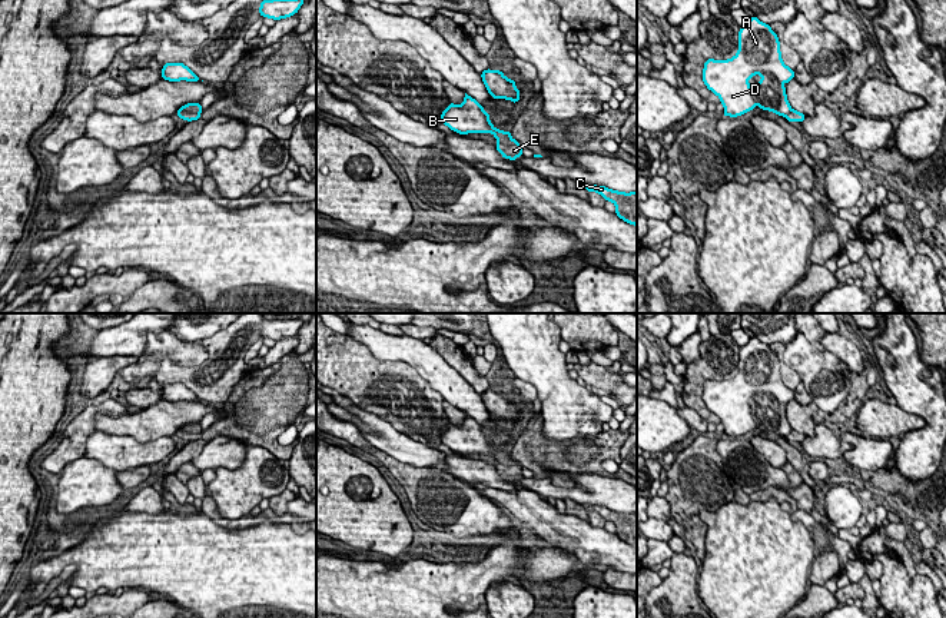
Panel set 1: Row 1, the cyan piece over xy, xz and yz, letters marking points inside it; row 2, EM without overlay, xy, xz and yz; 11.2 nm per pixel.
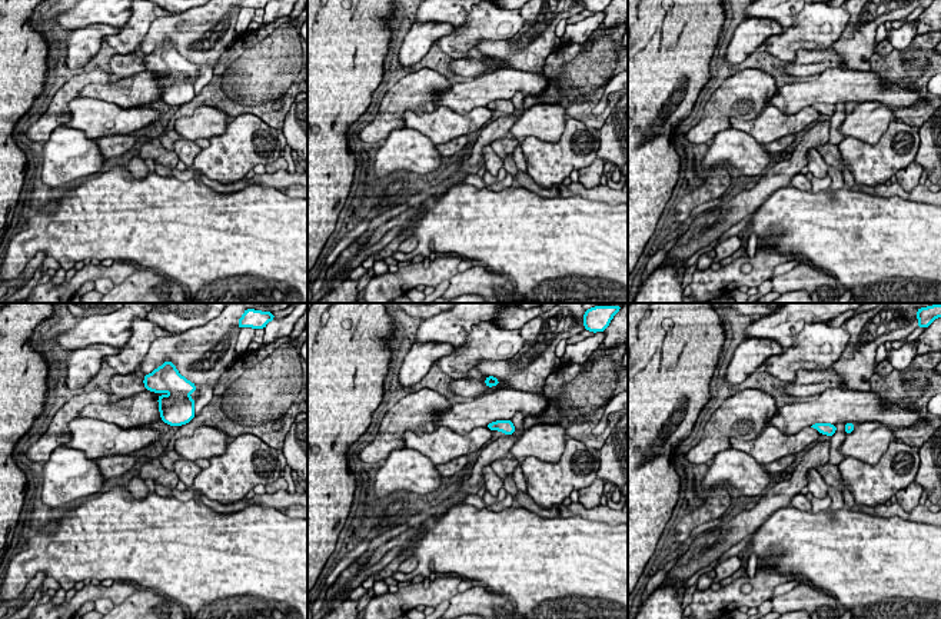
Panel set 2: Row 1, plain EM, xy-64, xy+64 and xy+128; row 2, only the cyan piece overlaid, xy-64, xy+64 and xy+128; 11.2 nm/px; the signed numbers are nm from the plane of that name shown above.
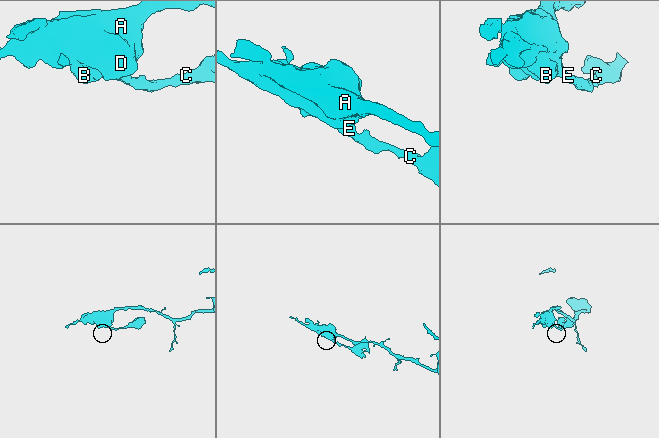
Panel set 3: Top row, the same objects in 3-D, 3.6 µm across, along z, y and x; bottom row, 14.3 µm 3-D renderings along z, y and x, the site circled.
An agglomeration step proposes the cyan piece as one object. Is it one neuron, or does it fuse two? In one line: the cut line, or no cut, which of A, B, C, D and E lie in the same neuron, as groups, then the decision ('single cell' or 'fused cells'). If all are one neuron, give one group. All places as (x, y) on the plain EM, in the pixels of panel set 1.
cut xy (179, 429), (188, 434), (199, 434); groups A B D / C E; fused cells

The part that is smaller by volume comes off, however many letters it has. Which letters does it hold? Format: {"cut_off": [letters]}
{"cut_off": ["C", "E"]}

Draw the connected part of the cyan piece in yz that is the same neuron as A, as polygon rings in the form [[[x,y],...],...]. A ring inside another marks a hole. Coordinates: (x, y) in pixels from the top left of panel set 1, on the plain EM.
[[[750,338],[750,340],[740,348],[738,372],[734,378],[721,382],[708,379],[703,391],[703,402],[708,411],[720,418],[724,426],[723,436],[730,438],[737,438],[754,431],[756,423],[763,431],[787,438],[791,428],[787,422],[786,408],[783,405],[789,403],[791,399],[794,399],[794,391],[787,388],[781,381],[777,355],[770,349],[770,345],[761,343],[757,338]],[[754,395],[760,395],[761,401],[757,402],[757,409],[753,415],[748,399]]]

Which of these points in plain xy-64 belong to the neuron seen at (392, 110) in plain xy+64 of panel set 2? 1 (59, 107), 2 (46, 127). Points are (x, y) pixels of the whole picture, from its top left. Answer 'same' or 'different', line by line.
1: same
2: same

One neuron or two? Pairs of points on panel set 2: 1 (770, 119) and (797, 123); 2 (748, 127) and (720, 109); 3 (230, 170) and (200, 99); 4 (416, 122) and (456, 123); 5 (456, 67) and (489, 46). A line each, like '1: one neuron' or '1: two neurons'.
1: one neuron
2: two neurons
3: two neurons
4: one neuron
5: two neurons

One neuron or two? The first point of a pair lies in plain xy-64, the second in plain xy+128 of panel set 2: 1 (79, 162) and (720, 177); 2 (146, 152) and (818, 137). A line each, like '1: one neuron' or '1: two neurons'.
1: two neurons
2: two neurons

